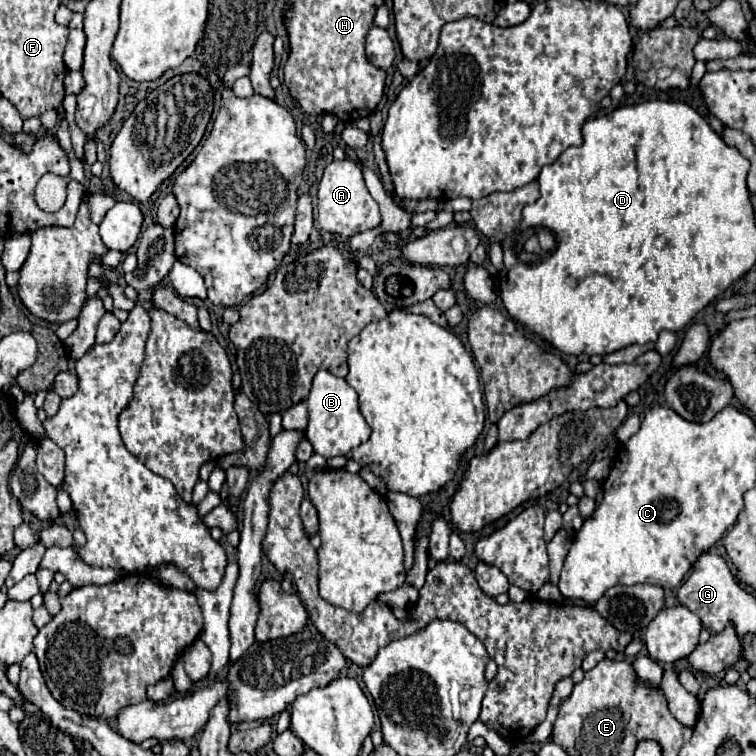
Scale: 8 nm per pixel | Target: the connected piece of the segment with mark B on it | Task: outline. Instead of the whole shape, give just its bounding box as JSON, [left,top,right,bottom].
[305,369,371,459]

